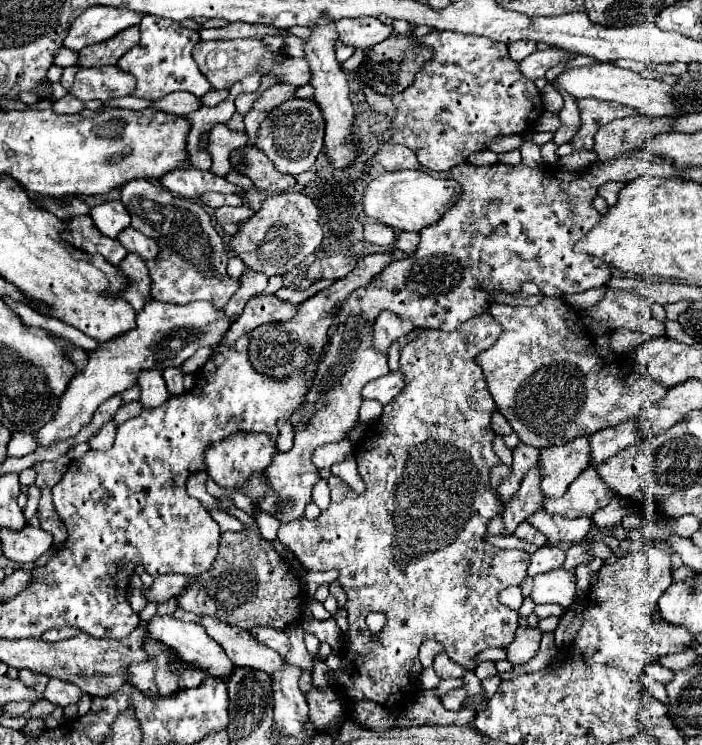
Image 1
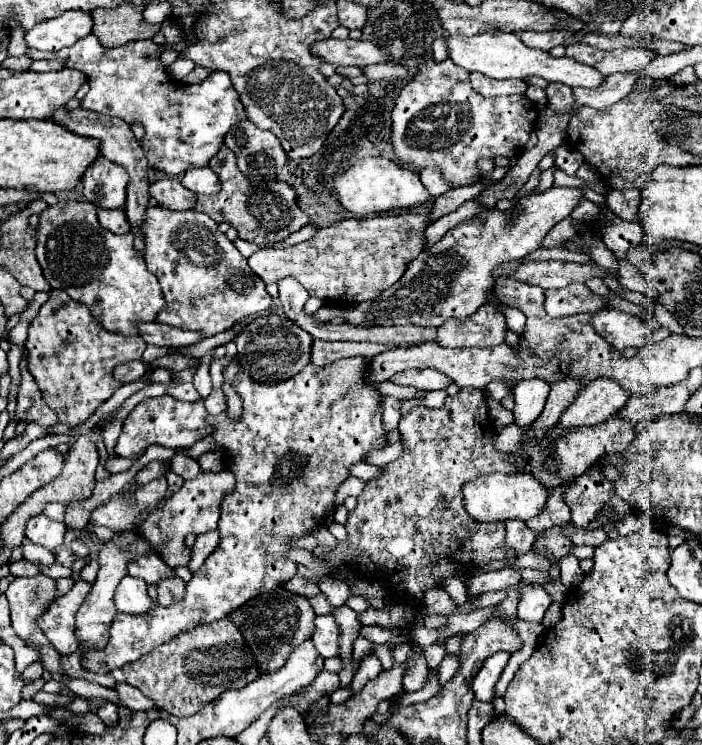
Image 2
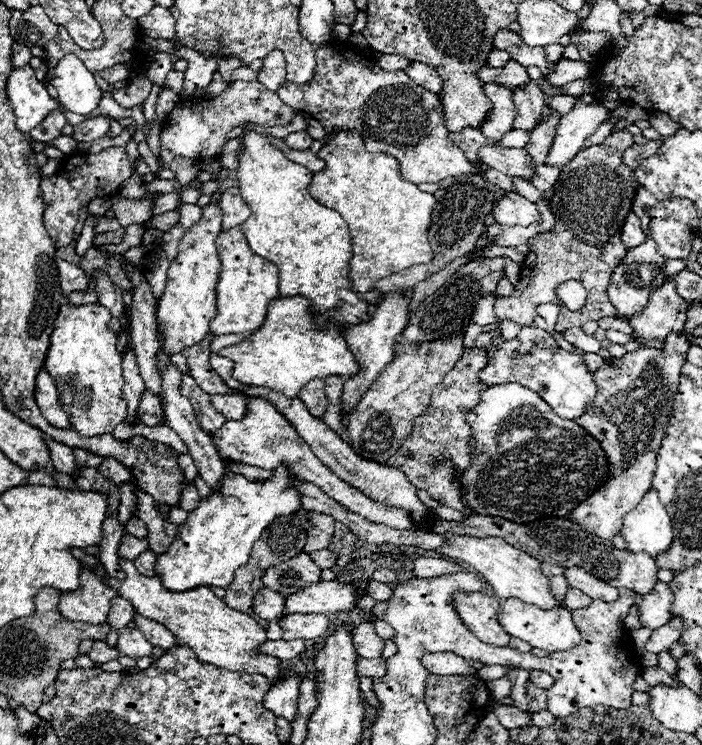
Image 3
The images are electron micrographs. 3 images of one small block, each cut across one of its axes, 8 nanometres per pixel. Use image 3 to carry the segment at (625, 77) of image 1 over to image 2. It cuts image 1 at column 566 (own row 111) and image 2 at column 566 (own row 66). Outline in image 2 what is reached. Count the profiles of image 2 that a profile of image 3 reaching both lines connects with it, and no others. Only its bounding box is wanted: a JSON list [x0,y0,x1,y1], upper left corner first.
[446,34,604,88]

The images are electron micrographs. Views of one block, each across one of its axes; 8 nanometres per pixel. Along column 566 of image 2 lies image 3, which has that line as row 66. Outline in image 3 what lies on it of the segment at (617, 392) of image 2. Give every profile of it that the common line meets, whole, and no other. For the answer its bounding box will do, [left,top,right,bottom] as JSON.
[404,62,440,94]

